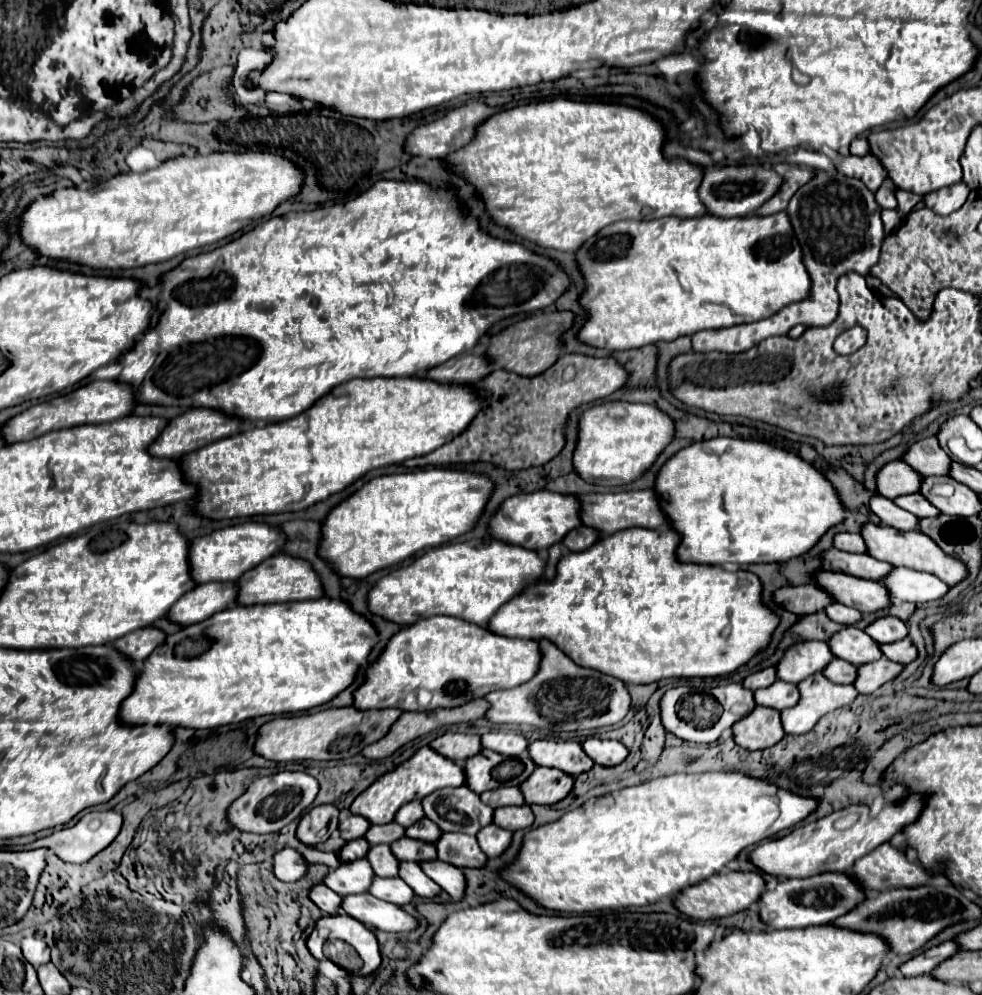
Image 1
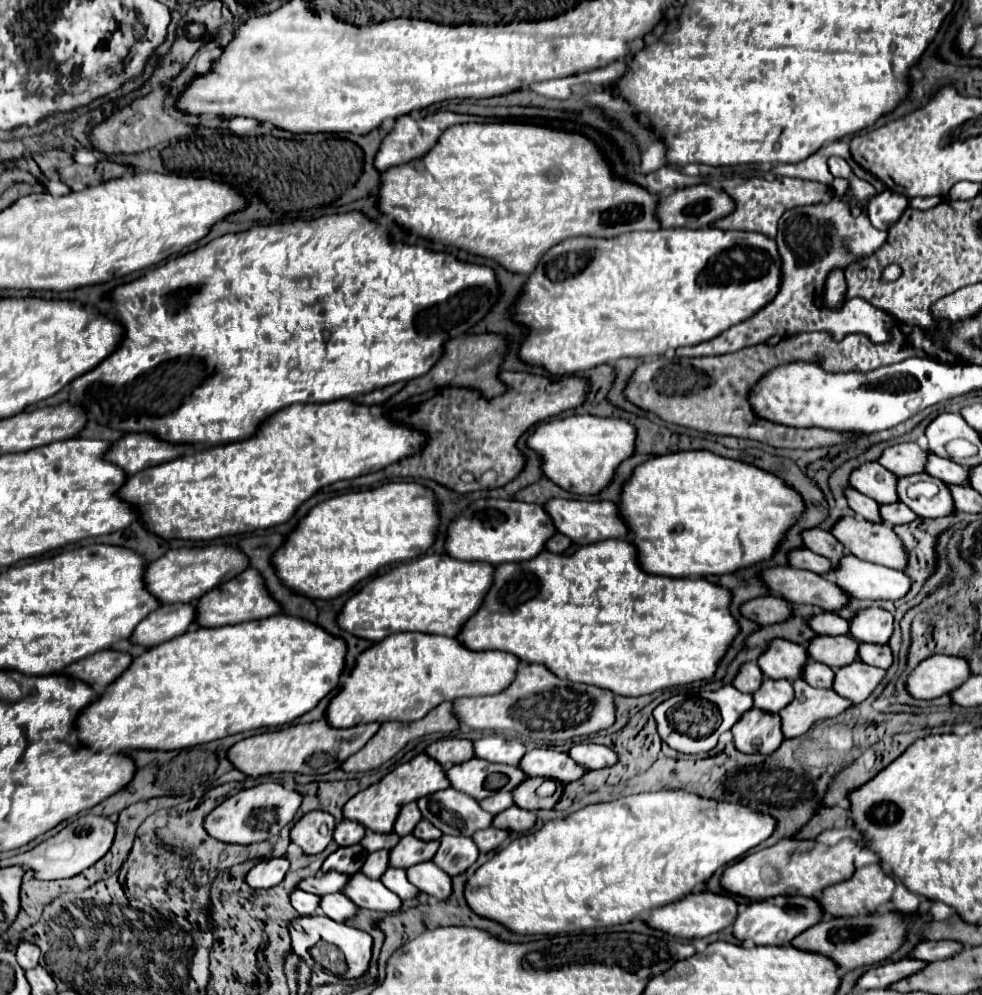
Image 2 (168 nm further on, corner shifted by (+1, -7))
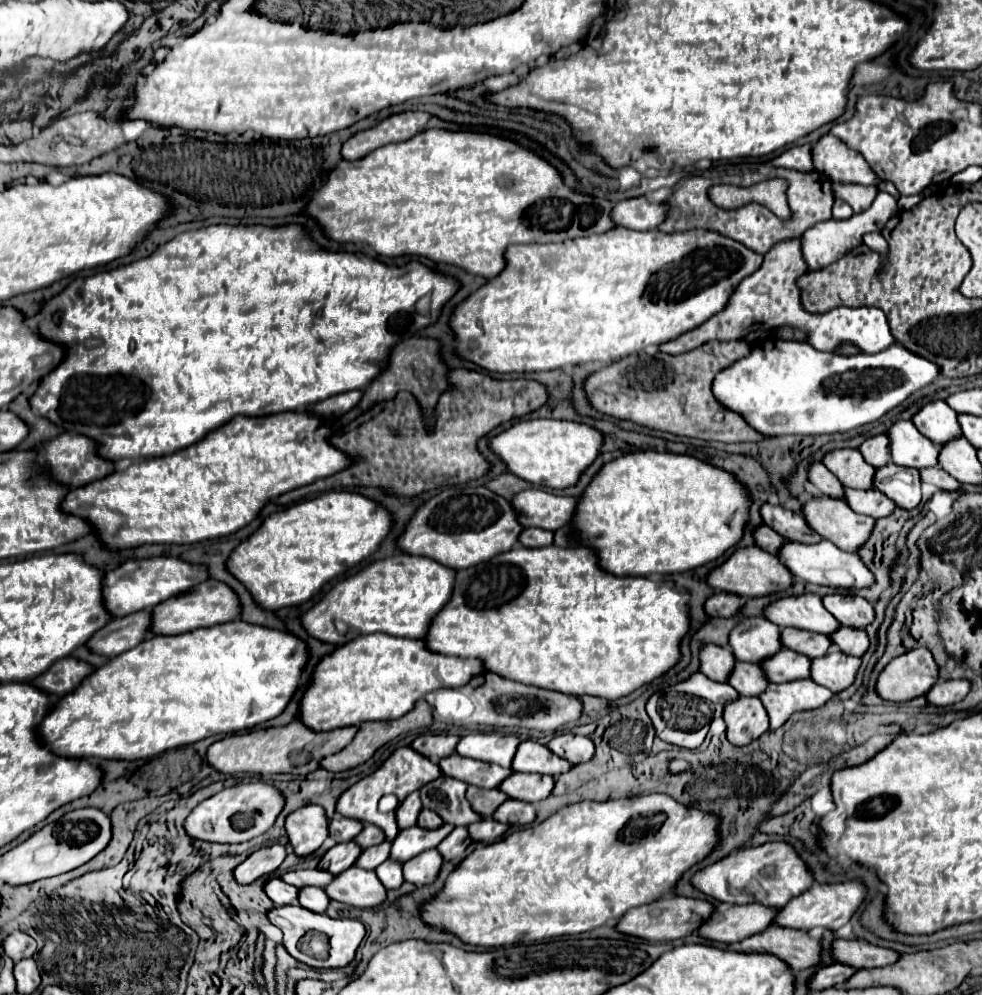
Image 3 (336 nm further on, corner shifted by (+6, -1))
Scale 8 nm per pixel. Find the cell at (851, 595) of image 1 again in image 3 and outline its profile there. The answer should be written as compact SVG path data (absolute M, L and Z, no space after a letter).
M737 547L733 555L707 575L707 585L715 591L727 591L741 597L761 597L791 587L793 577L789 569L779 561L777 555L769 555L759 547Z

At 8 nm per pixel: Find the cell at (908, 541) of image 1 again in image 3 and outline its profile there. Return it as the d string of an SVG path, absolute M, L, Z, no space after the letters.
M811 497L801 509L807 525L843 551L857 551L873 531L875 519L849 509L843 499Z

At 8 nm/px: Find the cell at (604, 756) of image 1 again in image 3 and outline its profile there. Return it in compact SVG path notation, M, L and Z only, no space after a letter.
M571 733L555 735L555 737L547 743L547 747L549 747L555 755L567 759L571 765L585 763L585 761L589 761L589 759L593 757L593 753L595 753L595 747L593 747L593 743L591 743L589 737L571 735Z

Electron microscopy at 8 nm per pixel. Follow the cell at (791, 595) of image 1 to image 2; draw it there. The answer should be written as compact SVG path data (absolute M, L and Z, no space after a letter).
M768 595L768 597L752 599L752 601L744 603L740 607L740 611L742 611L742 615L754 619L760 625L782 623L782 621L790 619L792 613L794 613L792 603L788 603L786 599L782 599L778 595Z

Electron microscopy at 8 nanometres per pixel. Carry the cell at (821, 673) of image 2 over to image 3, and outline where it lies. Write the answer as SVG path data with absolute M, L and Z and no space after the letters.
M785 647L761 661L761 669L769 683L787 683L795 679L805 679L809 677L809 667L811 659L805 659L805 655L797 655L795 651L787 651Z

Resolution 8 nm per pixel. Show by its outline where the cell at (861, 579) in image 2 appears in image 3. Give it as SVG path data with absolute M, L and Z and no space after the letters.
M785 541L781 551L777 553L783 565L791 571L795 579L801 579L805 583L817 583L827 585L833 589L851 589L851 587L867 587L873 583L873 575L865 565L861 565L861 559L857 553L845 553L839 547L835 547L829 541L819 541L815 545L805 545L797 541Z

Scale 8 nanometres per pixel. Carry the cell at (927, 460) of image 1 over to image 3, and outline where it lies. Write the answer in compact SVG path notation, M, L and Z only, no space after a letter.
M873 435L869 439L865 439L859 445L859 453L863 455L863 459L867 463L871 463L873 467L883 467L885 463L889 463L889 449L887 449L887 437L885 435Z

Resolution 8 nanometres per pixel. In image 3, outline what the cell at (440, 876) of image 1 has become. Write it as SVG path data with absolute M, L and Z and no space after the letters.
M429 849L429 851L423 851L421 855L409 859L405 865L403 865L403 875L405 875L405 881L421 887L421 885L429 885L435 881L439 869L441 869L441 853L437 849Z

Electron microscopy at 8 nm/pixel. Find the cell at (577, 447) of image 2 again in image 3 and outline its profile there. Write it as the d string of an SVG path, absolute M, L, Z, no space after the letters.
M529 419L519 421L495 435L489 441L489 447L515 477L551 489L565 489L575 485L581 471L589 467L601 453L601 433L585 423L575 421Z

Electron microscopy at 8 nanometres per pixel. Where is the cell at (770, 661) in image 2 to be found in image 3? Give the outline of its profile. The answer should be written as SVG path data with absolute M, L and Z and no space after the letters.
M749 617L739 621L729 633L729 645L737 661L761 663L767 655L781 649L781 629L765 617Z

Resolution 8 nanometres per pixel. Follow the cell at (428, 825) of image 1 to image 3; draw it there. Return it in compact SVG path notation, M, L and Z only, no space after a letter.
M423 809L421 815L419 815L419 821L417 821L419 827L425 827L425 829L437 829L443 825L443 819L435 813L435 811L429 811L429 809Z

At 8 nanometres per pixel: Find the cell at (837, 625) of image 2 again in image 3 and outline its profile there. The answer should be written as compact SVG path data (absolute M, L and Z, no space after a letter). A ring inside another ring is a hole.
M803 593L803 595L789 595L769 603L765 609L765 619L783 627L797 627L813 633L831 635L837 631L837 619L825 611L819 595ZM833 625L833 629L829 629Z

